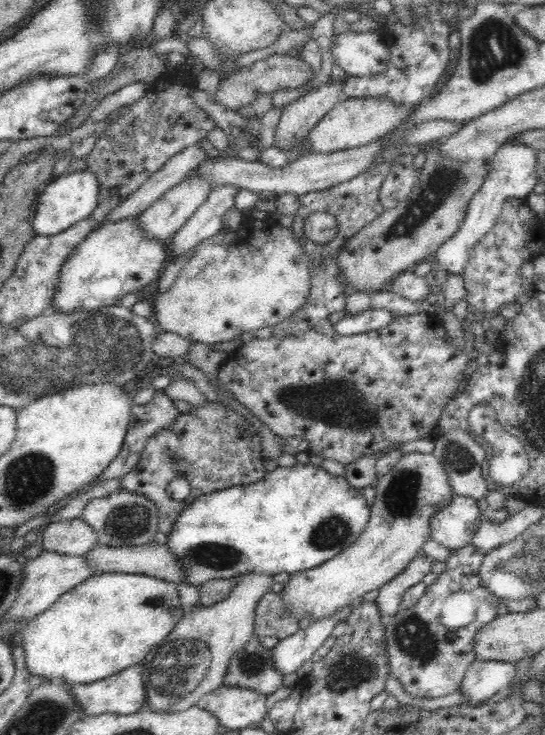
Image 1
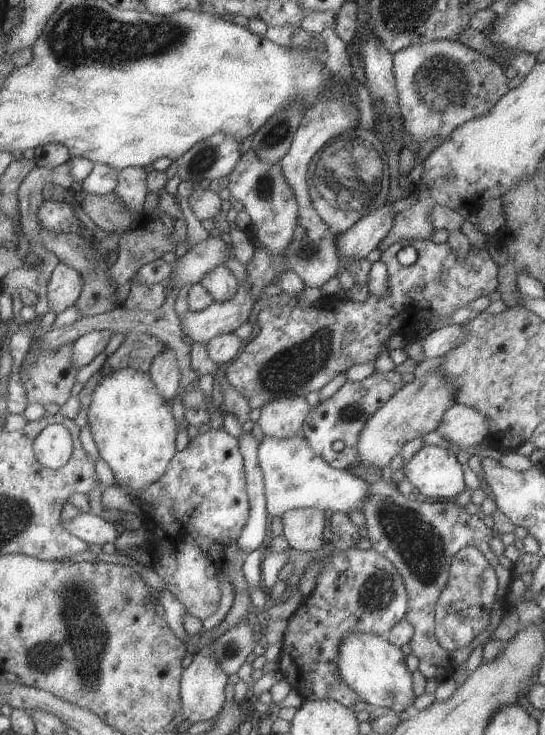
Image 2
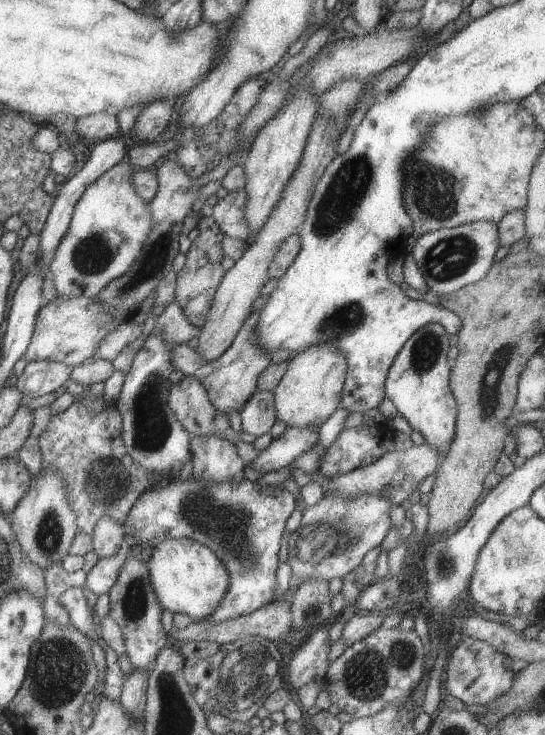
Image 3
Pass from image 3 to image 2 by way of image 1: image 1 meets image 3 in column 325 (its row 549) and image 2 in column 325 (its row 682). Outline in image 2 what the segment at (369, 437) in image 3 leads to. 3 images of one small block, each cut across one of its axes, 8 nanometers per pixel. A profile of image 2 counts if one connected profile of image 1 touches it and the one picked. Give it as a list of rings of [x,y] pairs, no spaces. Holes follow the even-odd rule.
[[[373,371],[360,381],[347,381],[330,398],[318,402],[305,415],[300,426],[302,435],[310,449],[334,469],[358,466],[360,458],[356,444],[365,421],[403,386],[400,376],[394,371],[377,373]]]

